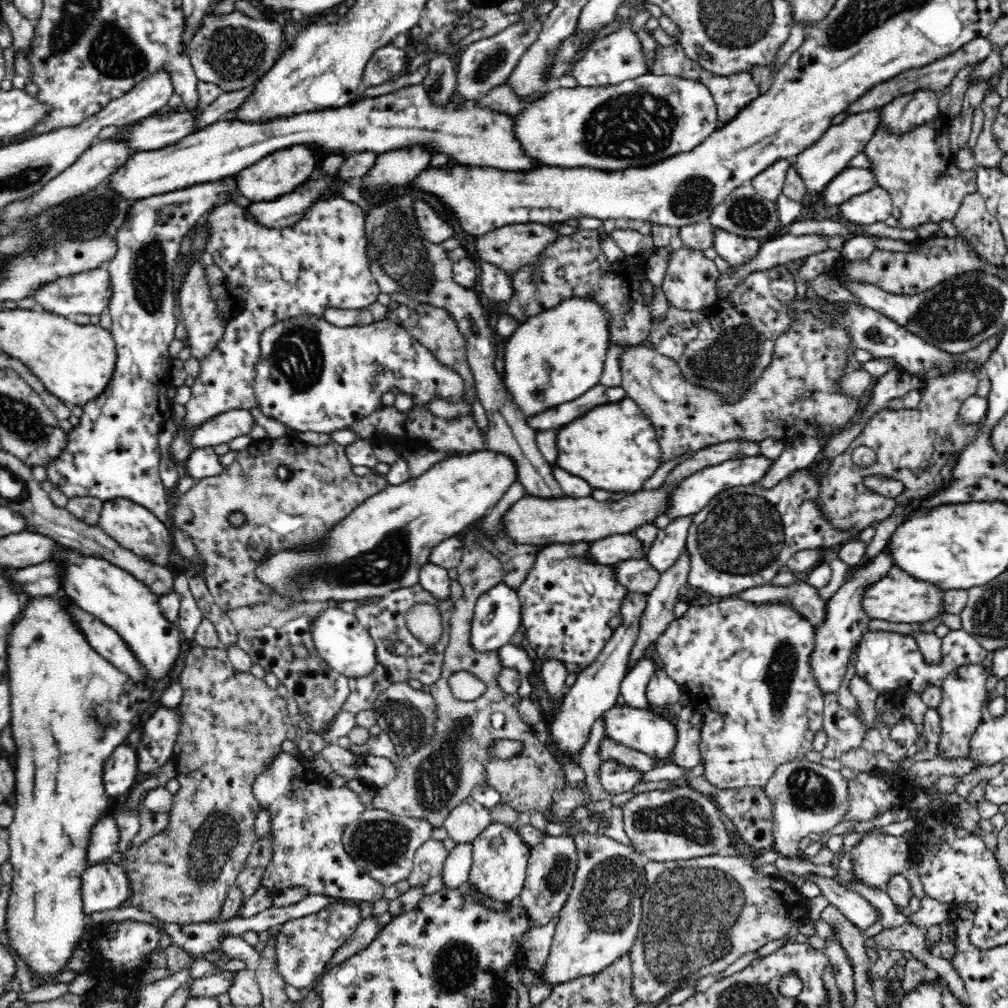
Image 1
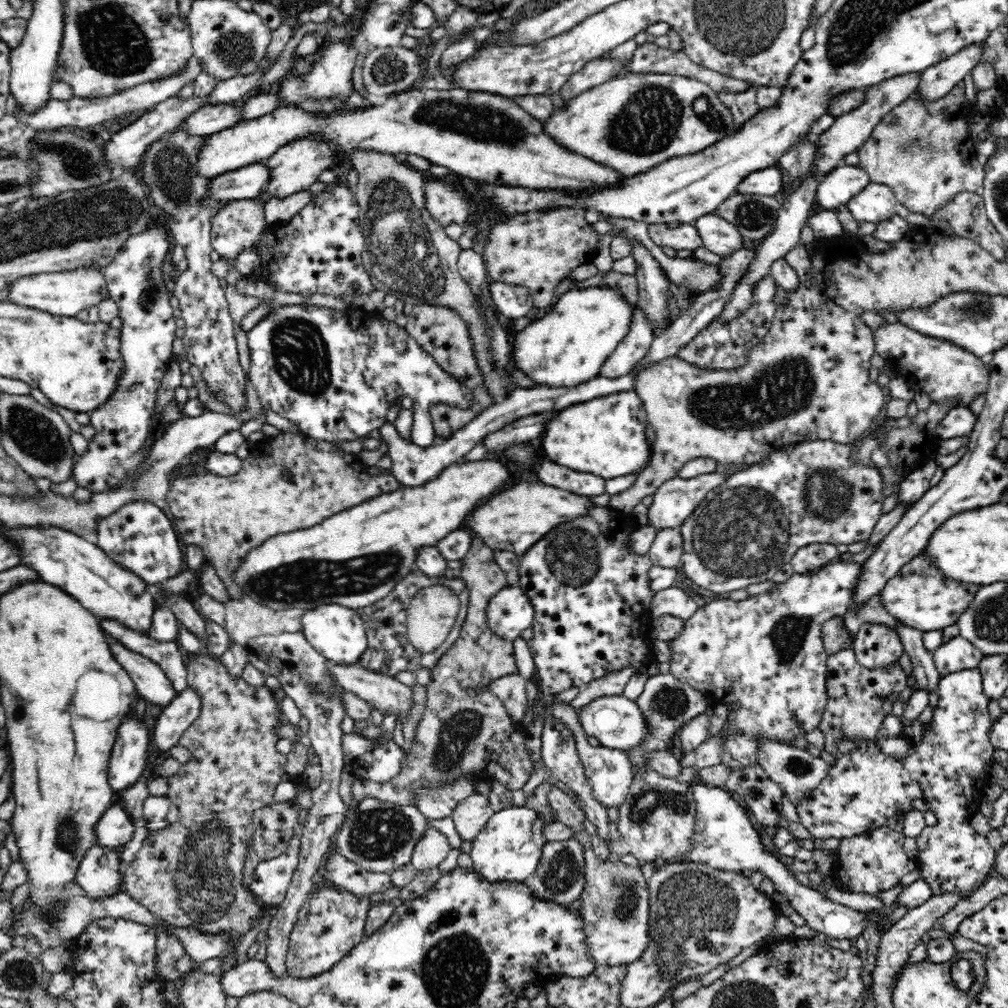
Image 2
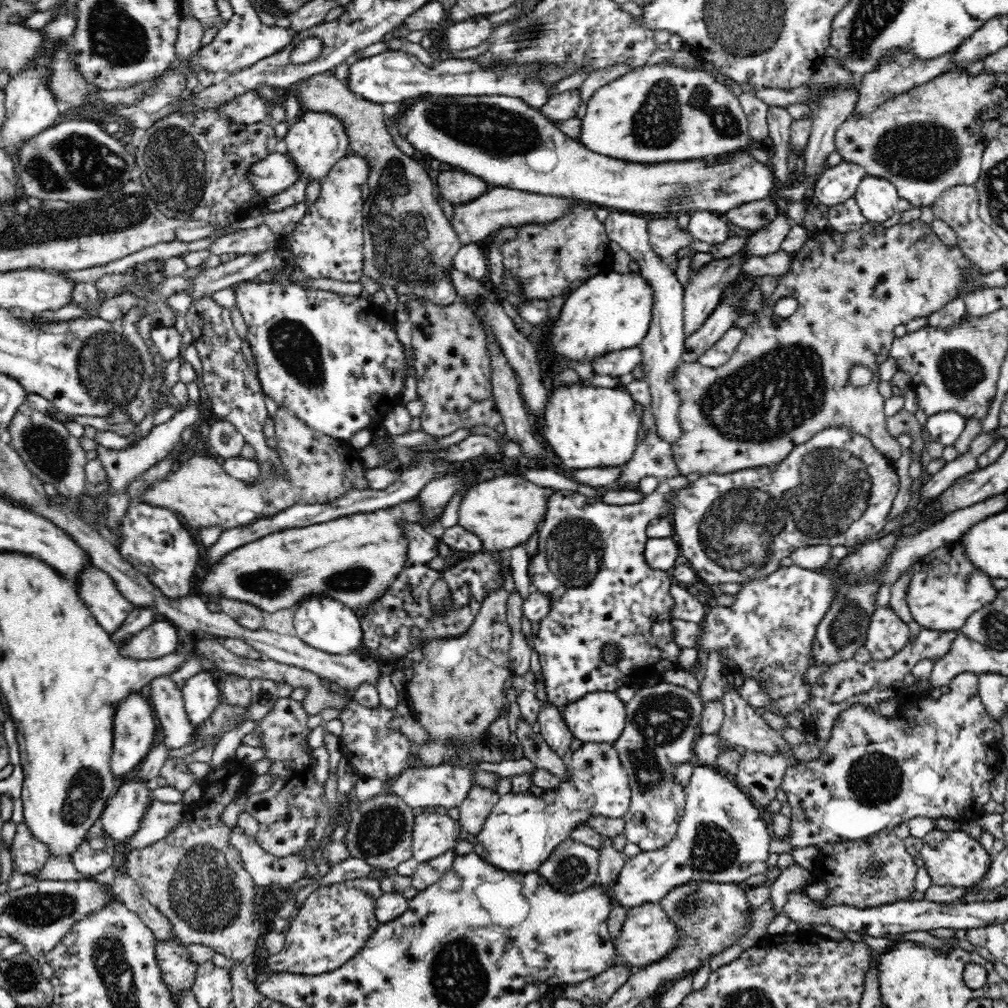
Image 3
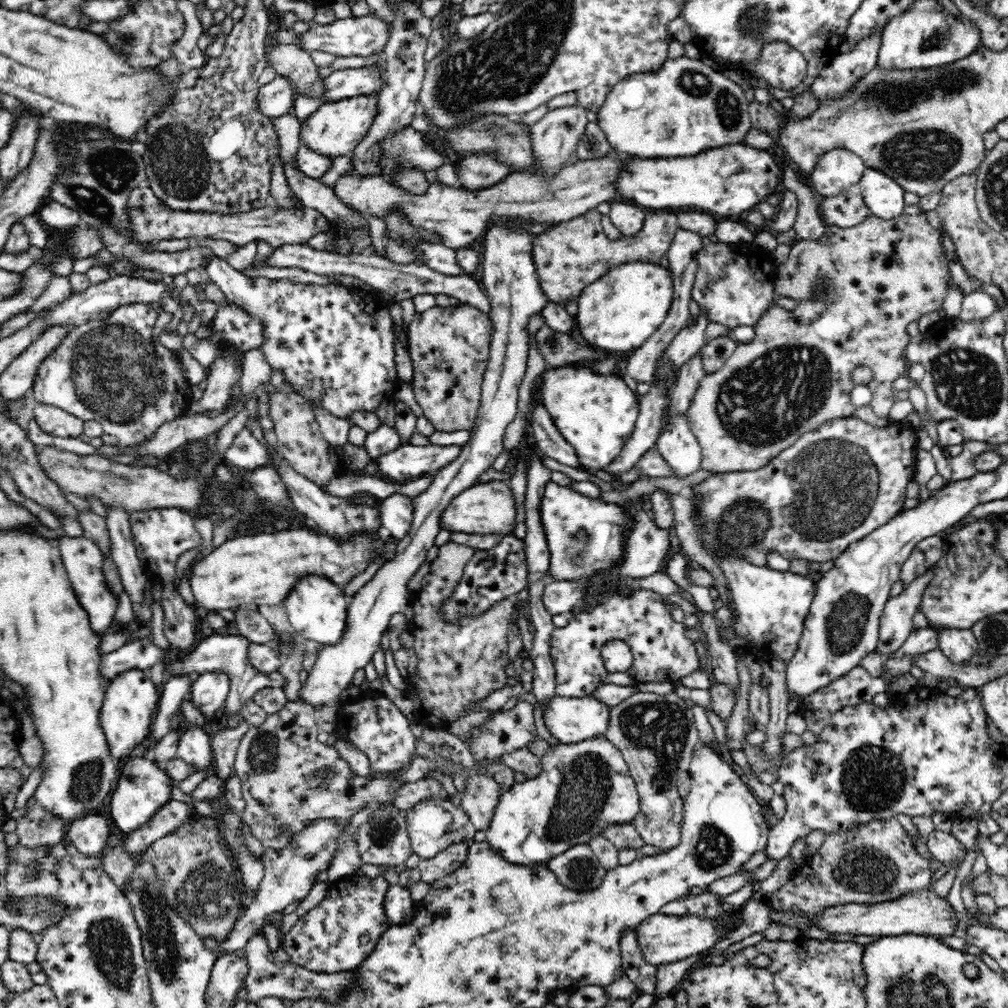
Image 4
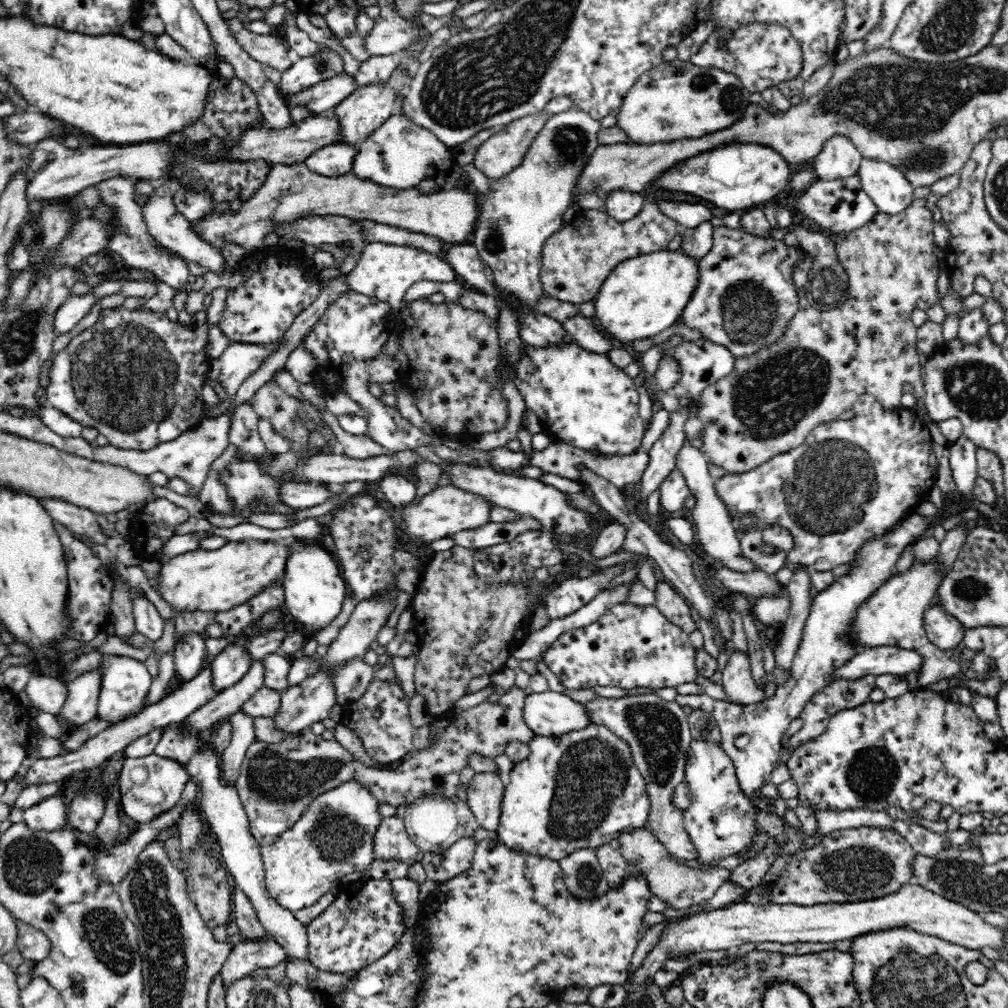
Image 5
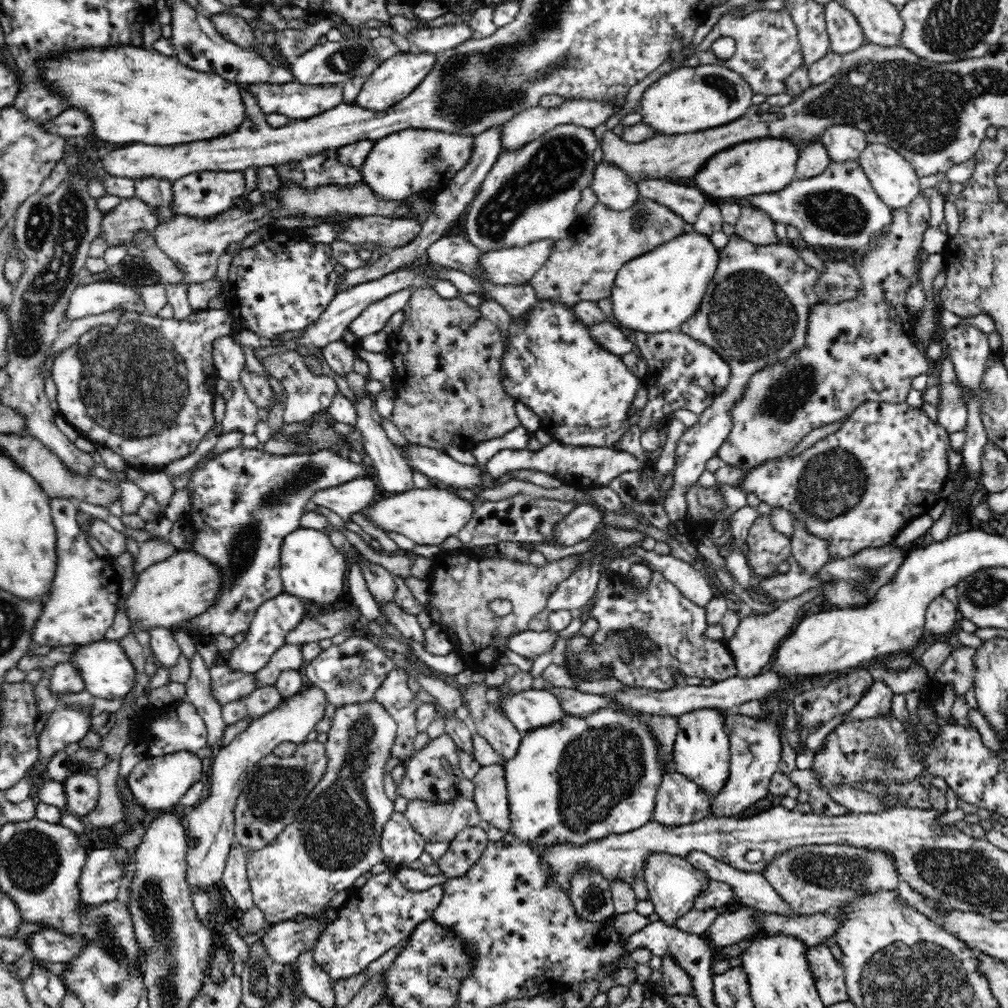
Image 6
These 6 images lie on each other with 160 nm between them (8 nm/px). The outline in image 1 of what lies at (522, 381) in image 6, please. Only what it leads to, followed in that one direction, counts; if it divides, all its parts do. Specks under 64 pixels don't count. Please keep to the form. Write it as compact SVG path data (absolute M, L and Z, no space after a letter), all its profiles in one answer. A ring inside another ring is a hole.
M630 397L594 407L574 422L561 426L557 443L557 466L586 481L592 490L636 493L664 463L654 425Z

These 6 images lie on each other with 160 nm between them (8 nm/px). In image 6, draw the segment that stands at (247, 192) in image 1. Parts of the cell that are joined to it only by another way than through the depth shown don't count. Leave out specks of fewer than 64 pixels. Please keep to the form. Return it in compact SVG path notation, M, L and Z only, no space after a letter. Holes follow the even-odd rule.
M421 52L421 54L401 53L394 54L391 58L380 63L370 76L366 77L359 94L355 97L352 106L358 106L371 112L384 112L394 104L398 104L412 90L422 82L422 78L432 70L436 62L433 54Z

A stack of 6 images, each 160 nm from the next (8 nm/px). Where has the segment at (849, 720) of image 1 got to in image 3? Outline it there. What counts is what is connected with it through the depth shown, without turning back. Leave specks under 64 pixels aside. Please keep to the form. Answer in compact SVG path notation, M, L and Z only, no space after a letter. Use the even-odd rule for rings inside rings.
M921 628L914 644L904 646L890 659L864 663L850 658L830 666L812 684L811 699L807 702L806 710L803 712L808 732L816 734L818 739L827 741L838 724L838 718L854 705L870 707L871 711L877 714L894 708L896 693L905 686L903 679L906 674L910 674L912 668L916 667L920 660L938 661L943 658L952 648L958 633L954 630L940 631Z

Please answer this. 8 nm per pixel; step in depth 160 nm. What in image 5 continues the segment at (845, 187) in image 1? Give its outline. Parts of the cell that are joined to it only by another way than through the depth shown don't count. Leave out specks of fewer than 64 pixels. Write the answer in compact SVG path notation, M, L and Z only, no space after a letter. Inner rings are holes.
M834 136L826 142L813 160L818 180L846 180L859 174L862 154L846 136Z

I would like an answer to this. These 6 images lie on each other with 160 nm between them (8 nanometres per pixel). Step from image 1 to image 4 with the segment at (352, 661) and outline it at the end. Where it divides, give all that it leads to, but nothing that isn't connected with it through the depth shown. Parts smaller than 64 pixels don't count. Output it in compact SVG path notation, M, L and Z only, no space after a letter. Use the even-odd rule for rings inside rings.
M302 578L302 582L294 586L284 604L289 622L302 640L315 642L321 647L342 642L348 626L349 599L341 588L326 578Z

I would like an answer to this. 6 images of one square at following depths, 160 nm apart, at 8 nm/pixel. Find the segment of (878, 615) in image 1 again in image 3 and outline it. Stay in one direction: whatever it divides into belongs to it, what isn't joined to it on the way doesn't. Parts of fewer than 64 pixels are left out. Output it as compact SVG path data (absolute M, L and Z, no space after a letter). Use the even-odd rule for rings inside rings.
M953 541L918 558L905 571L911 576L906 588L906 603L912 620L927 630L958 631L980 608L994 601L997 591L986 574L981 574L968 561L960 541Z

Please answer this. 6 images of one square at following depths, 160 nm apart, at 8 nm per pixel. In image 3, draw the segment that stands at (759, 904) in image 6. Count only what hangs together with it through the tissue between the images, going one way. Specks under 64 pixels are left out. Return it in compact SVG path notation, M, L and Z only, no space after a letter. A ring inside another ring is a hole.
M658 680L652 685L642 686L626 705L624 732L615 742L621 763L627 770L630 783L630 806L624 819L623 835L627 842L634 842L641 851L648 852L665 847L677 834L677 828L685 811L685 786L674 779L674 764L694 761L692 746L699 737L701 714L705 704L698 692L681 685Z

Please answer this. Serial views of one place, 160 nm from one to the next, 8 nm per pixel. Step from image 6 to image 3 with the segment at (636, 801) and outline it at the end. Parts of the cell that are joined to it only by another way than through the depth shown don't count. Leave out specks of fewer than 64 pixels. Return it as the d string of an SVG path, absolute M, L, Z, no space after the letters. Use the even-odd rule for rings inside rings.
M585 742L565 761L569 781L562 781L557 791L545 792L542 797L526 793L506 793L499 797L482 830L475 836L473 848L481 860L507 873L535 872L550 857L558 843L570 839L570 830L582 822L587 824L590 814L620 818L630 806L630 783L627 770L621 763L614 744Z

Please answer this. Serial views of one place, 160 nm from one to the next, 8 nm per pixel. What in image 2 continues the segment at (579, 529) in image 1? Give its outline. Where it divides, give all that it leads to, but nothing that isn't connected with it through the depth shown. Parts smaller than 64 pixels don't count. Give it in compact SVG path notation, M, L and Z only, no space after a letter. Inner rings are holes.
M522 481L505 487L494 493L483 504L477 506L466 520L467 529L473 530L492 549L506 550L522 556L533 544L536 544L542 537L546 536L562 523L585 517L594 507L598 506L588 496L577 495L573 492L544 484L542 481Z

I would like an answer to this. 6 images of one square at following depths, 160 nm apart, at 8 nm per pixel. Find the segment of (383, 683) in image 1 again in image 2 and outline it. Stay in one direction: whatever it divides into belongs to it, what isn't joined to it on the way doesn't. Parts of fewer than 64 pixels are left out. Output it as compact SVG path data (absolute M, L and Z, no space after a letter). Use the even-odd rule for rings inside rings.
M414 571L406 576L402 582L388 594L385 598L374 602L371 606L364 606L358 608L356 613L362 618L368 640L367 651L362 654L360 667L368 671L376 671L376 673L386 674L388 676L397 676L399 672L409 670L416 673L420 668L426 668L430 672L438 664L438 660L444 654L447 654L454 645L454 642L459 638L459 633L465 619L467 618L467 607L469 604L469 593L465 587L465 583L459 578L427 578L422 571ZM432 586L444 586L450 588L459 598L460 609L457 615L455 624L447 637L447 640L434 652L422 653L413 648L407 636L407 609L410 607L411 601L415 598L416 594L423 589Z

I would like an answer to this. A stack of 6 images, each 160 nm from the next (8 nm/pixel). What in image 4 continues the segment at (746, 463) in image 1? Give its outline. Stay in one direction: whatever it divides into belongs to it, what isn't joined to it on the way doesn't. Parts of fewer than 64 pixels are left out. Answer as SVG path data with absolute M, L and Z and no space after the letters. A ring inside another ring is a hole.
M554 481L546 484L541 504L541 521L550 549L548 578L554 582L583 582L585 596L570 612L568 624L554 628L550 640L550 655L556 673L555 696L582 698L592 693L602 684L620 684L634 686L644 682L678 682L679 679L700 667L699 656L694 643L686 639L684 623L676 623L671 608L678 607L669 597L652 590L628 587L632 577L616 577L614 571L622 562L625 544L637 523L637 516L627 507L594 499L583 495L570 487L560 486ZM608 640L622 640L628 644L633 655L633 664L624 673L613 674L603 664L602 646Z

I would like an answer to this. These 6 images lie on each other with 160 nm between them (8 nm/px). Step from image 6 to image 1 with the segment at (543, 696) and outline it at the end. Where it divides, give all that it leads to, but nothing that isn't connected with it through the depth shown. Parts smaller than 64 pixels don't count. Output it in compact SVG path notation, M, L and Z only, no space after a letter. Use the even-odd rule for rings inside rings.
M628 705L612 707L606 713L606 735L624 746L644 753L661 763L670 760L678 740L678 729L669 720L651 710L632 708Z

